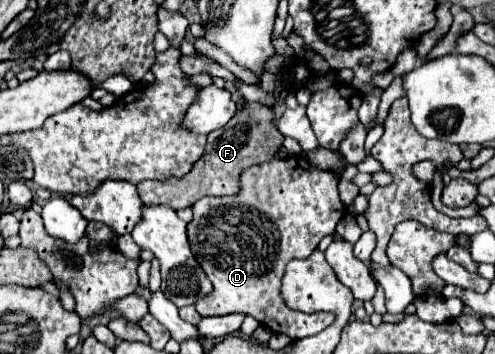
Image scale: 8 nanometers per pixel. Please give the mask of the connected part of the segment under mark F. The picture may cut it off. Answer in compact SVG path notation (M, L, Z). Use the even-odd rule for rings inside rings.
M246 103L236 115L220 129L208 133L208 143L204 155L194 163L188 175L166 181L142 181L136 185L142 203L166 203L176 211L182 207L194 205L204 195L234 195L238 191L238 175L250 165L258 165L276 155L280 145L284 143L284 135L278 131L274 123L274 111L262 103ZM264 135L264 147L262 147Z

